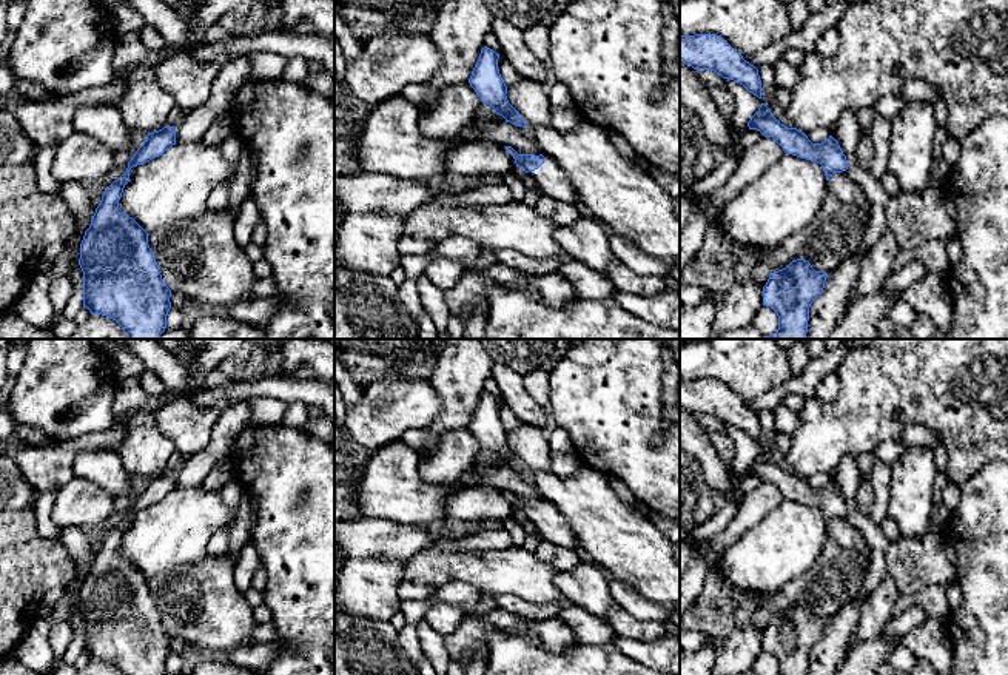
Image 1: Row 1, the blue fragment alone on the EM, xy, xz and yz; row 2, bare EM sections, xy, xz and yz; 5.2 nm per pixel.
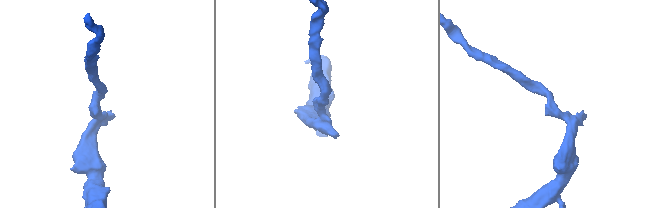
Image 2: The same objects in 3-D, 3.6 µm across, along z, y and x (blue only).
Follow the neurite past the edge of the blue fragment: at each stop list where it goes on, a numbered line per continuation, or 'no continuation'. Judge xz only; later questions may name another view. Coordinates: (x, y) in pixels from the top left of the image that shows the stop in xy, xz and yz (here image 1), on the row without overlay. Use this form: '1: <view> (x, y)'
1: xz (551, 524)

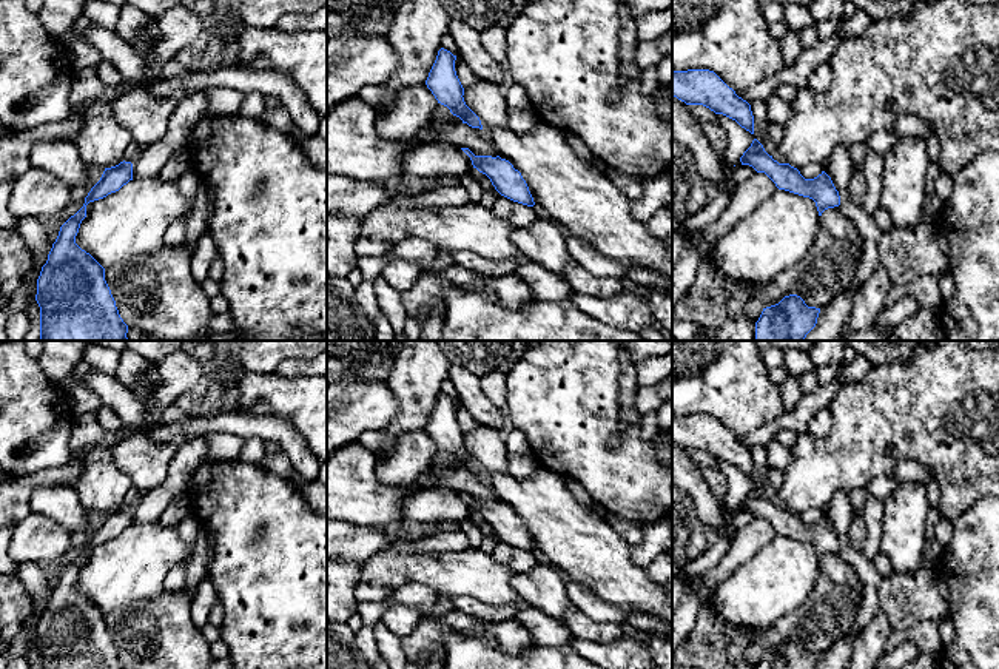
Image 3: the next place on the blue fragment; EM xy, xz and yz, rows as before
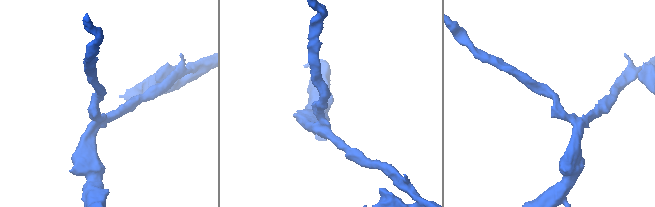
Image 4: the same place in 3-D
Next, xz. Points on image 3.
no continuation

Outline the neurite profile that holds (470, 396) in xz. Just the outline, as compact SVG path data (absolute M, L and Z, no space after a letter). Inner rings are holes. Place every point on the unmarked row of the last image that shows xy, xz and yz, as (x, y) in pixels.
M452 365L447 379L452 381L458 392L458 404L467 410L478 425L498 432L506 429L507 413L484 395L476 375L464 367Z

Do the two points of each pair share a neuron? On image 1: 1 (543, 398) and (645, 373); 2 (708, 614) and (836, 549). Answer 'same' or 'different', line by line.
1: different
2: same

